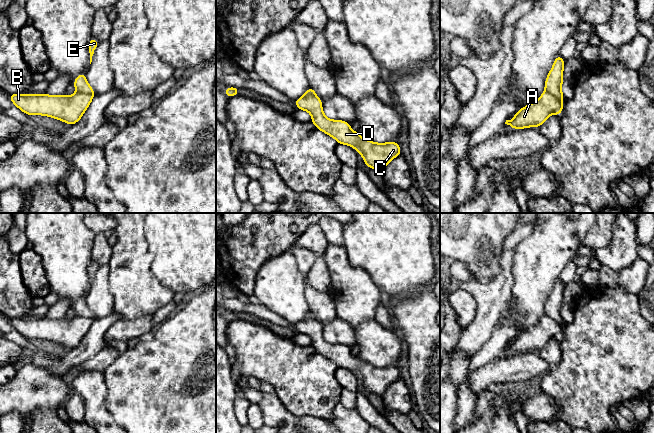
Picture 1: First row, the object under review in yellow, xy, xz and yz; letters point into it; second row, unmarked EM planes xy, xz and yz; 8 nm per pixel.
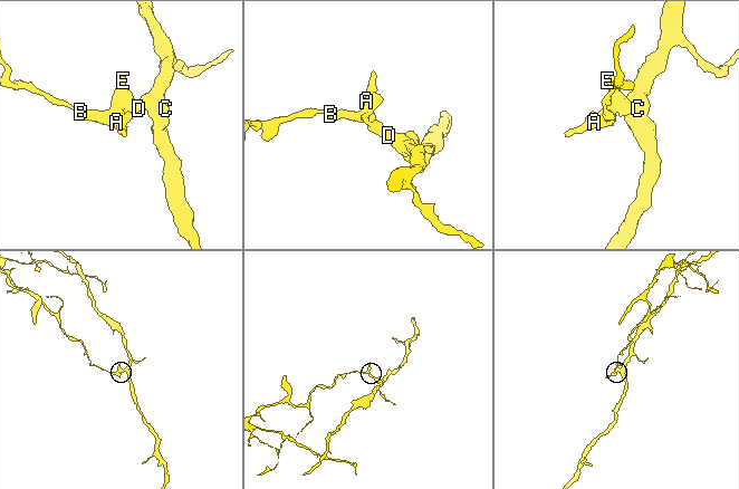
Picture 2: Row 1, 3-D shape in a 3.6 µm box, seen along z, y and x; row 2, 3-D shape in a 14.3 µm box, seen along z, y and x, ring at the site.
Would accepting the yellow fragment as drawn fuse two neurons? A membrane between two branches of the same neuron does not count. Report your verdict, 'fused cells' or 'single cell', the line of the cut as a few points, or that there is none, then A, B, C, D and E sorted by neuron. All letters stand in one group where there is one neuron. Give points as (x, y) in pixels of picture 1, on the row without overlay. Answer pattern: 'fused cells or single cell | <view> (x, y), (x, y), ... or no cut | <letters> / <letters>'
fused cells | xy (76, 316), (93, 319) | A B / C D E

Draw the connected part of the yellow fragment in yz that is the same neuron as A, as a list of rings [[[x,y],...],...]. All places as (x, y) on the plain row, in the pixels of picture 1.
[[[545,315],[537,325],[518,334],[515,341],[512,344],[506,344],[505,348],[513,353],[540,351],[550,339],[561,339],[563,329],[561,325]]]

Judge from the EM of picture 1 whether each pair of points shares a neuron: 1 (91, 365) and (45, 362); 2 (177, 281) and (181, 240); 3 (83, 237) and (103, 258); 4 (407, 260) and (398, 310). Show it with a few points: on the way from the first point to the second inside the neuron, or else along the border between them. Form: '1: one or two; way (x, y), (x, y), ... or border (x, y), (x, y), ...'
1: two; border (100, 350), (73, 369)
2: one; way (180, 271), (181, 250)
3: two; border (96, 234), (93, 240), (91, 260)
4: two; border (422, 289), (412, 295), (393, 300)

